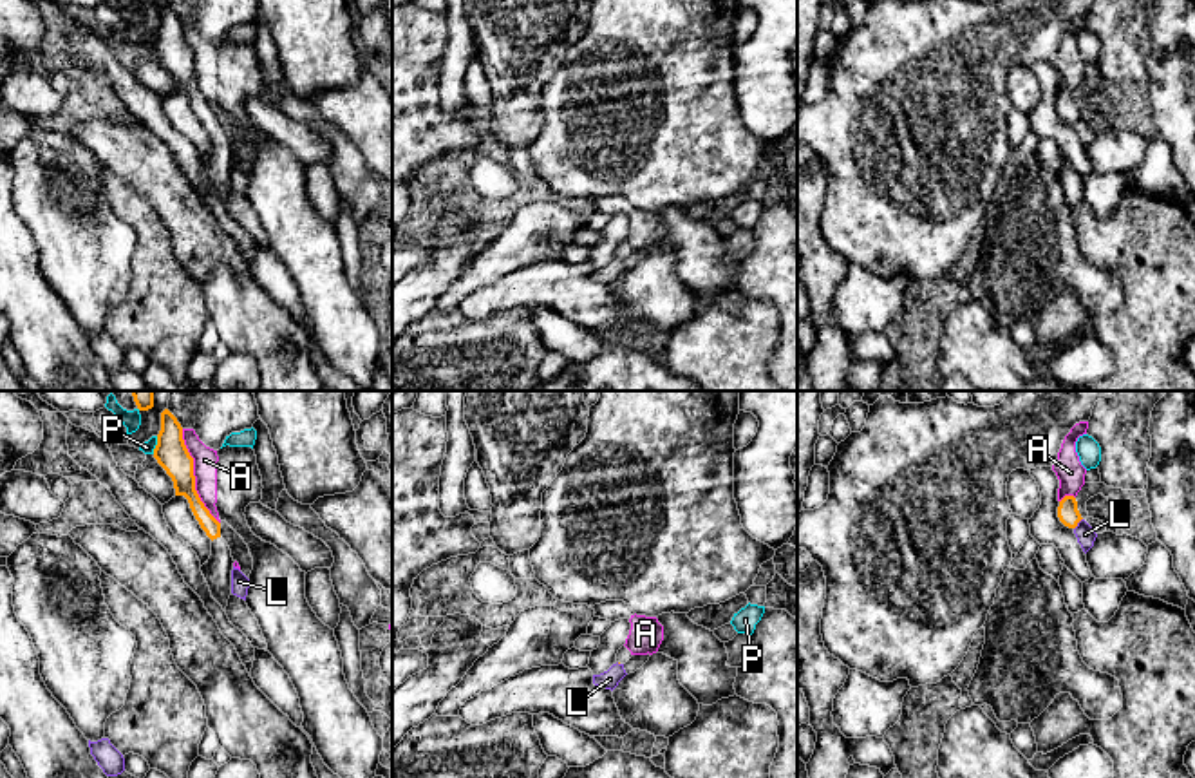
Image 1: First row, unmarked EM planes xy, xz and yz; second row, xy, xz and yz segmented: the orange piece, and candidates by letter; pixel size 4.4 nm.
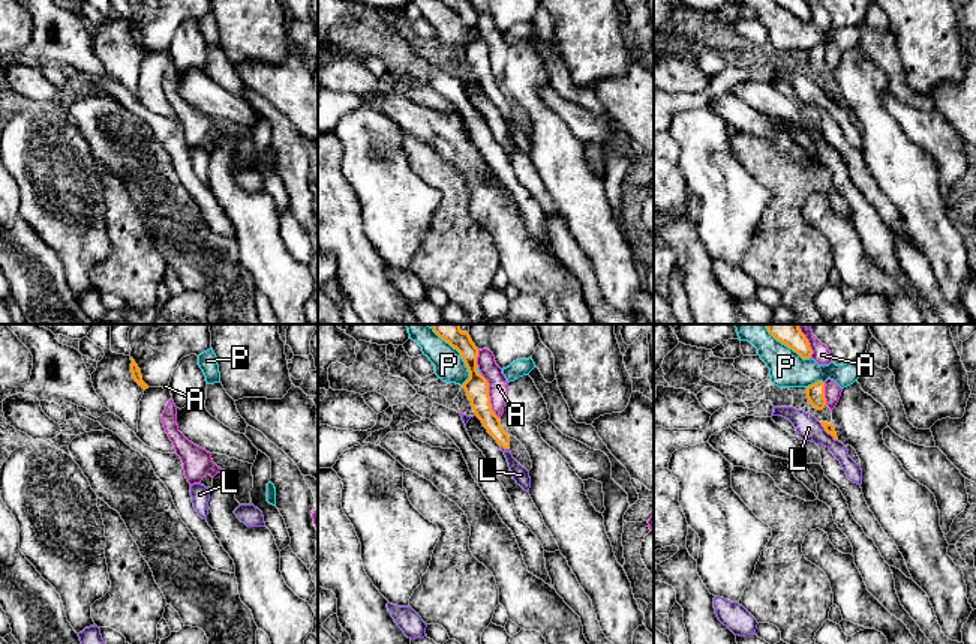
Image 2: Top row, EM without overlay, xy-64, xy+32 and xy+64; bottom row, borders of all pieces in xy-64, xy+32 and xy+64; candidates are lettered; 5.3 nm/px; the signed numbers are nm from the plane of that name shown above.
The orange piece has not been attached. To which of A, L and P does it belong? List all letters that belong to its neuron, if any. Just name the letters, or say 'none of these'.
none of these

